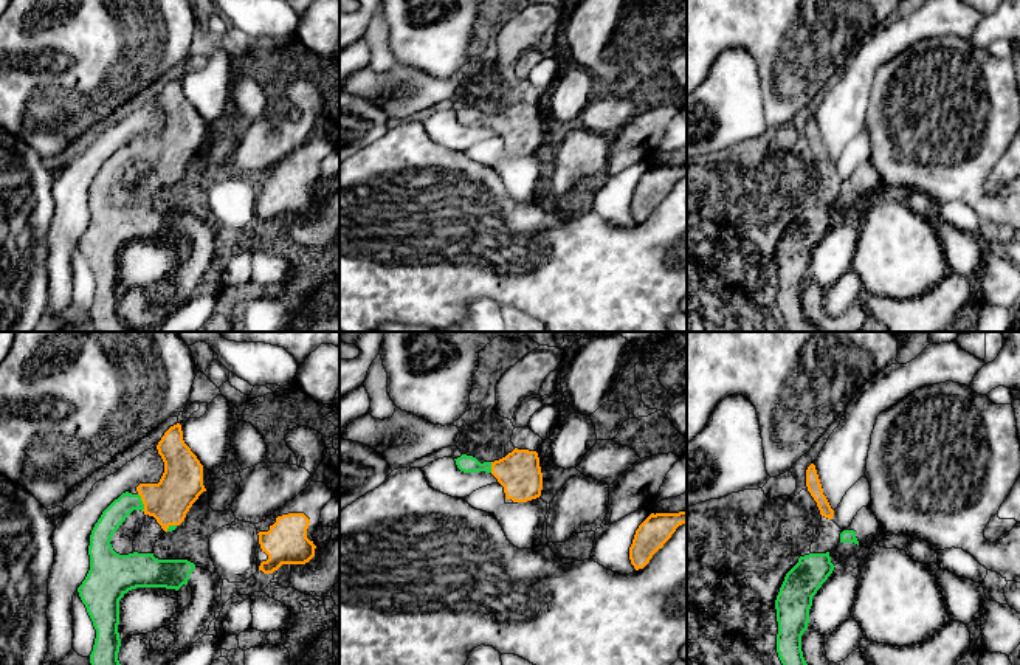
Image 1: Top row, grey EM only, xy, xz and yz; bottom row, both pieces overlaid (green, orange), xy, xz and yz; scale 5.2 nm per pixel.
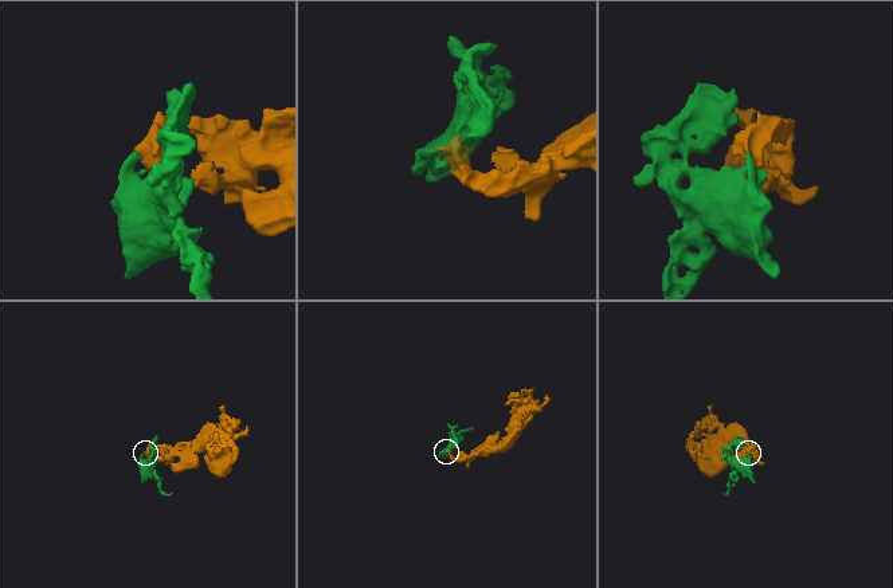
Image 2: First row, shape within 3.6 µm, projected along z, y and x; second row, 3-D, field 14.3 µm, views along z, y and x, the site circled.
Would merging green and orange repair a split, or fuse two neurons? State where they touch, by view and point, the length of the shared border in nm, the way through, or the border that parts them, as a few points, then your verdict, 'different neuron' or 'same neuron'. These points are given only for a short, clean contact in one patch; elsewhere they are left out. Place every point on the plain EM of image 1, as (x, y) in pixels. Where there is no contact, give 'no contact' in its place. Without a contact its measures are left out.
meets green in xy at (141, 155); contact 100 nm long; same neuron

